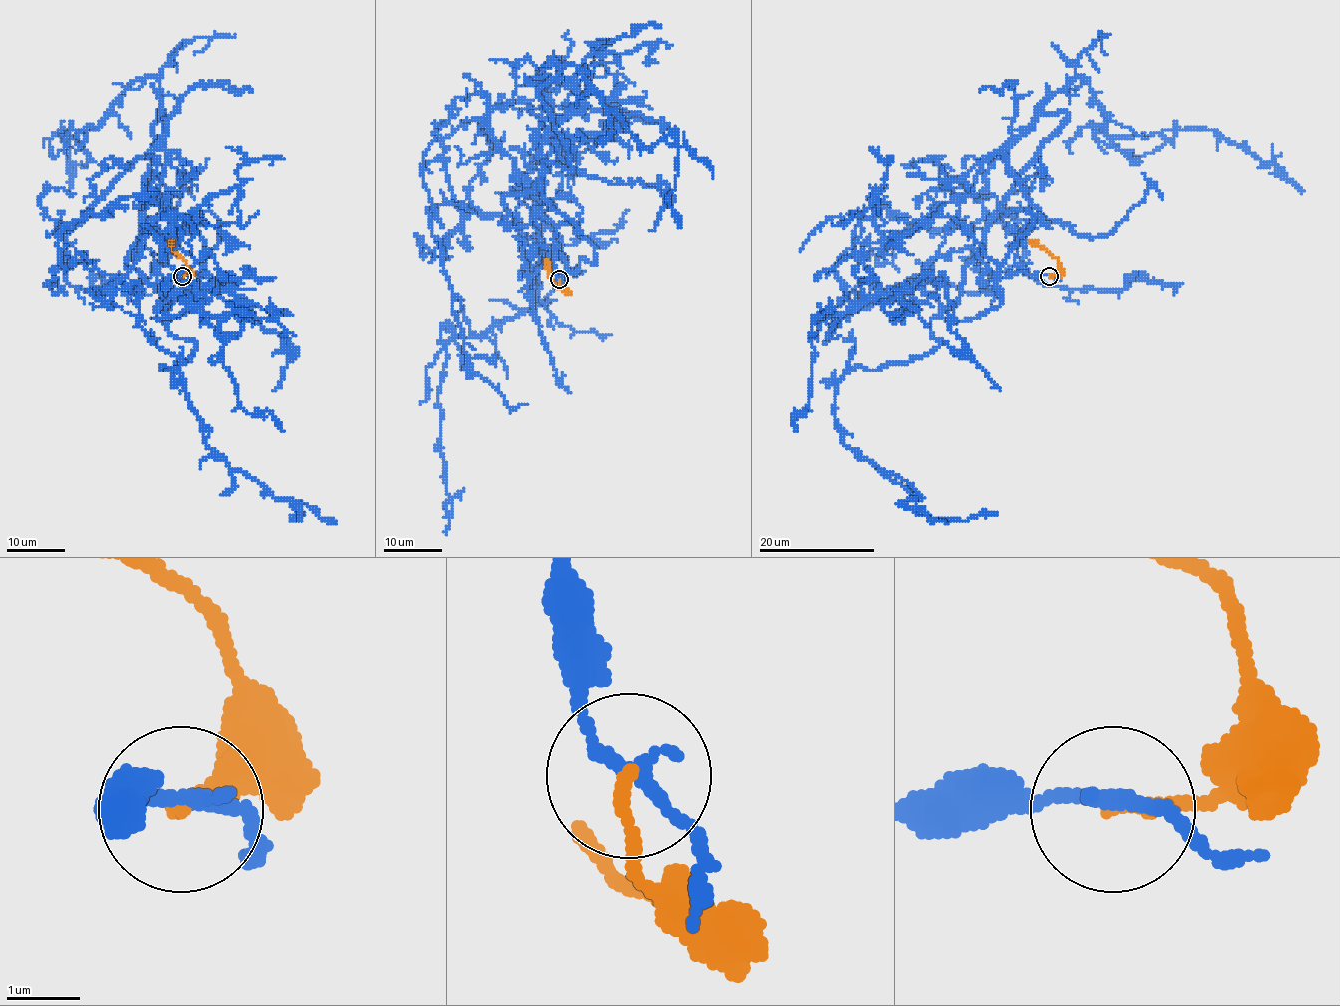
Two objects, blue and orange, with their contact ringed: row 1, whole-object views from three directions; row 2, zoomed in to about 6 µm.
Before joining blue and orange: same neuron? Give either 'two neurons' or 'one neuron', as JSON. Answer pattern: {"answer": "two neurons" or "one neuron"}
{"answer": "two neurons"}

